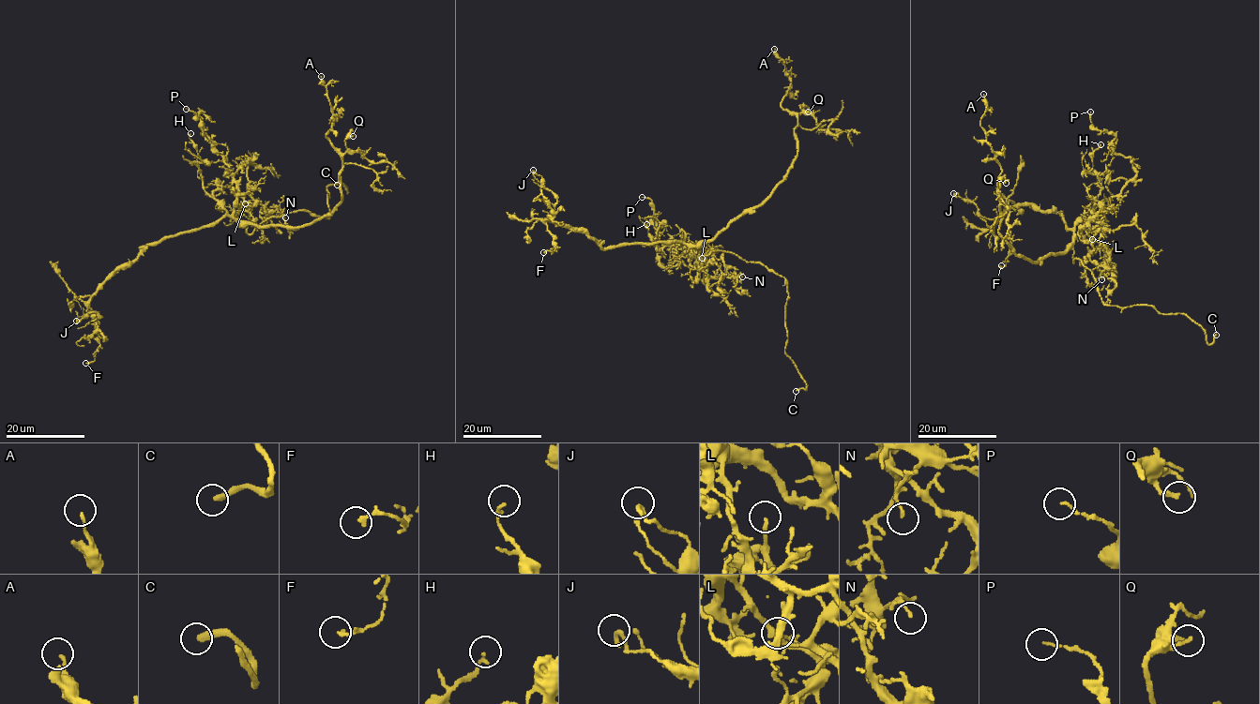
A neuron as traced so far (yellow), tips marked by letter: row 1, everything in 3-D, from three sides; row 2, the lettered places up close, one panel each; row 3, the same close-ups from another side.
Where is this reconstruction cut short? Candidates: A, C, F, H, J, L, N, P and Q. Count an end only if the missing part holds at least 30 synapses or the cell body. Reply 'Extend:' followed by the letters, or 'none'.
Extend: C

